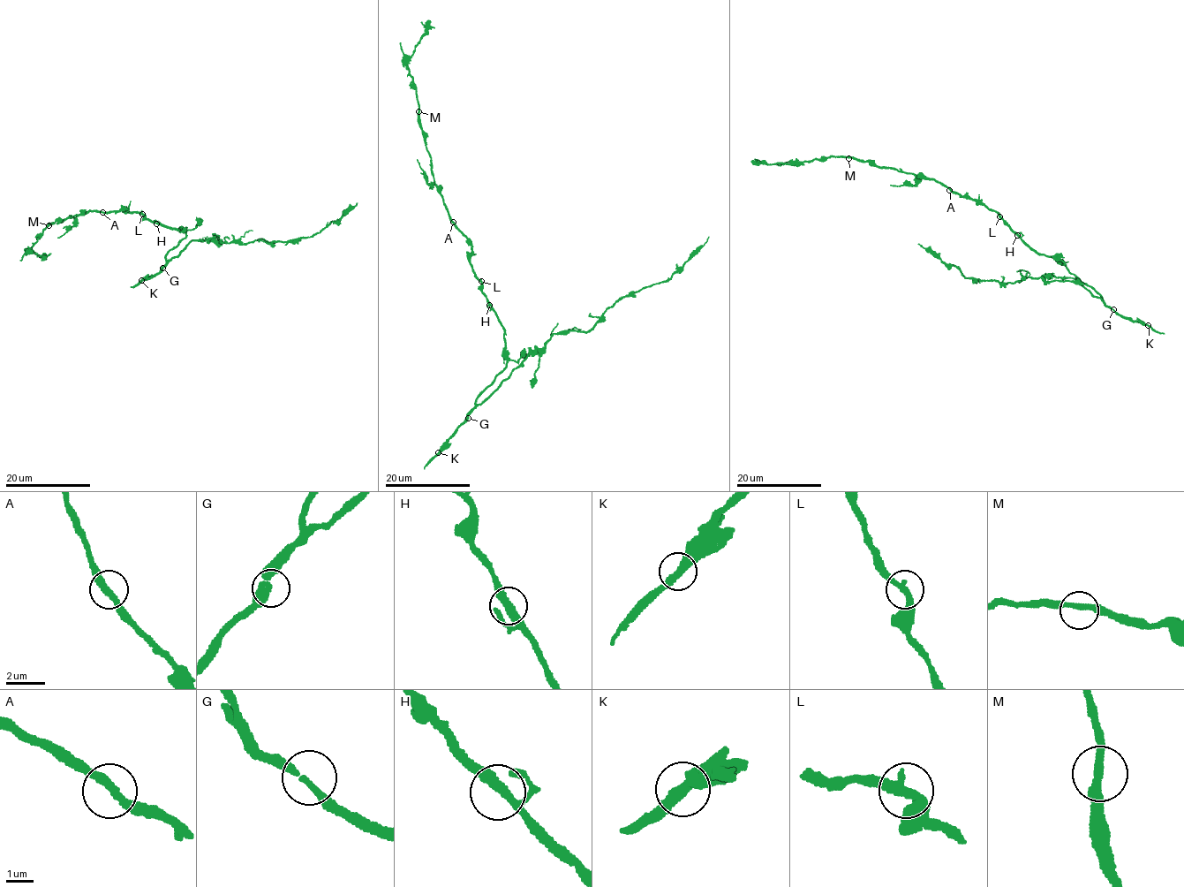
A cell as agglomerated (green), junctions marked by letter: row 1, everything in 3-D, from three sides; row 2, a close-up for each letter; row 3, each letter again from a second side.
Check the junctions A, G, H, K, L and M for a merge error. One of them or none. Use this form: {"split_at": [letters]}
{"split_at": []}

